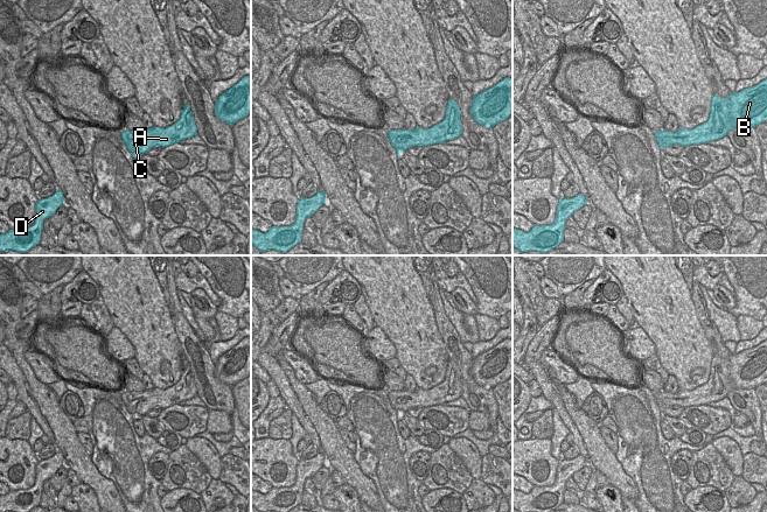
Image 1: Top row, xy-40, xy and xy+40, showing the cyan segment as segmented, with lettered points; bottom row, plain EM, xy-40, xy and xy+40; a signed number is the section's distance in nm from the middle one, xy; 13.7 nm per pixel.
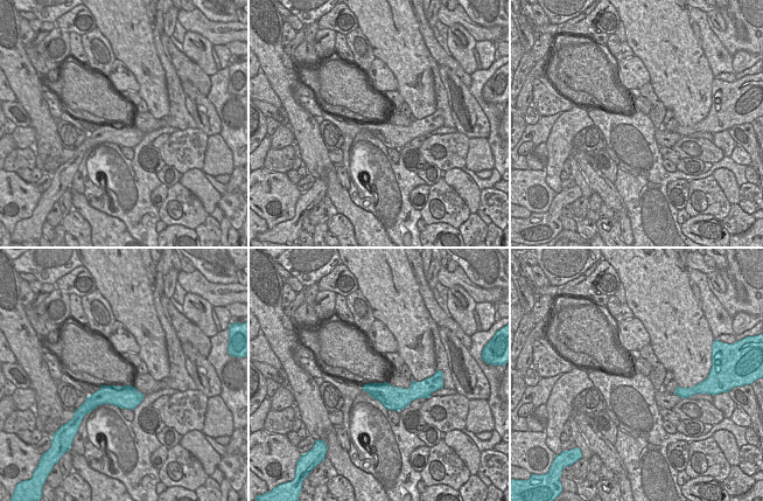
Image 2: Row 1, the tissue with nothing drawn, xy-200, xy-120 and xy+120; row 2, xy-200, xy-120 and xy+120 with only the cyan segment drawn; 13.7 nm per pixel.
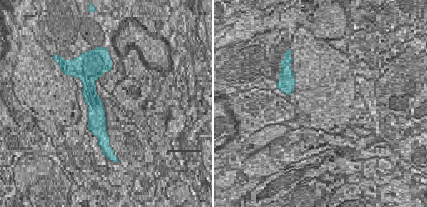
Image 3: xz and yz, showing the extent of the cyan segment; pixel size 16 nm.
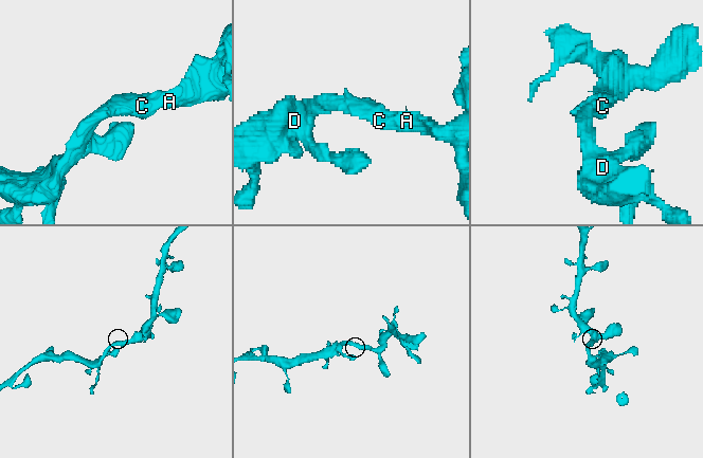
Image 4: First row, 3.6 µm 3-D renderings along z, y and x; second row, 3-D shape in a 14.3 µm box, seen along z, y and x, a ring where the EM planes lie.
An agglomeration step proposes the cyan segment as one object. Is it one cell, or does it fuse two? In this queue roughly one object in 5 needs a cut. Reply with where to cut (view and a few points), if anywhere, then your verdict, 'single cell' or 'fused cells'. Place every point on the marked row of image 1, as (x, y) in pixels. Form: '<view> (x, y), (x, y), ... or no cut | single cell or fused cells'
no cut | single cell

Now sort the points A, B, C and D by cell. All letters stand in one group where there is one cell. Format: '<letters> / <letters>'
A B C D

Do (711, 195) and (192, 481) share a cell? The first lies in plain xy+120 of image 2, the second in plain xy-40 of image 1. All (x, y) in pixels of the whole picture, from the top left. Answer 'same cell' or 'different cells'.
same cell

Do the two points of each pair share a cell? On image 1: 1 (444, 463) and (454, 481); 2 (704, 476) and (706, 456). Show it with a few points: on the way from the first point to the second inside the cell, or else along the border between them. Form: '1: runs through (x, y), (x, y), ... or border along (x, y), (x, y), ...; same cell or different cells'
1: runs through (446, 468), (453, 476); same cell
2: runs through (704, 471), (706, 461); same cell

